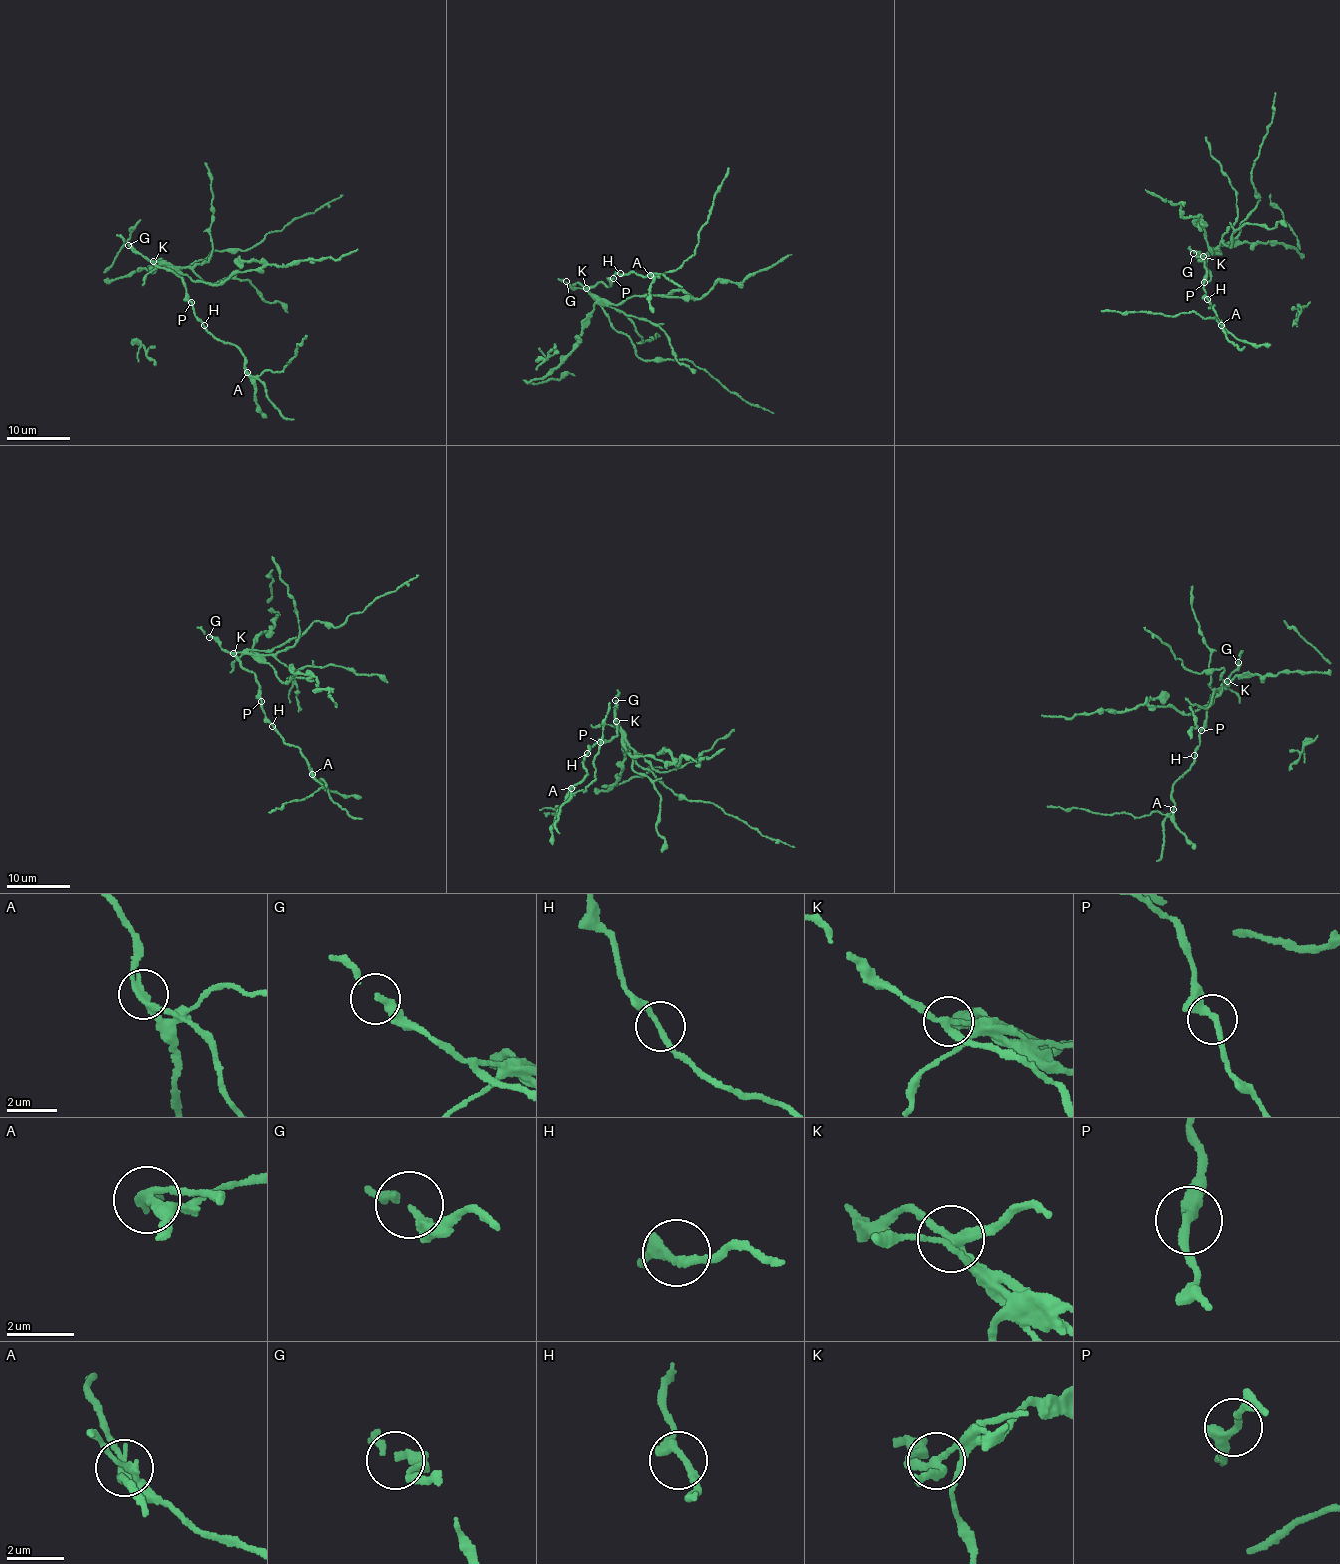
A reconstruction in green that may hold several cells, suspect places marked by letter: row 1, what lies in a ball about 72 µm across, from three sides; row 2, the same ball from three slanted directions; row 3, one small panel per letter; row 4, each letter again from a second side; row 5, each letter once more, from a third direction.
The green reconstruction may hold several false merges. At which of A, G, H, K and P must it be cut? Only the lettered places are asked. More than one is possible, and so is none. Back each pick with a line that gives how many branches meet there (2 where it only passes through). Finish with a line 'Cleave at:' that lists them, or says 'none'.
A: branches 3
K: branches 3
Cleave at: A, K

